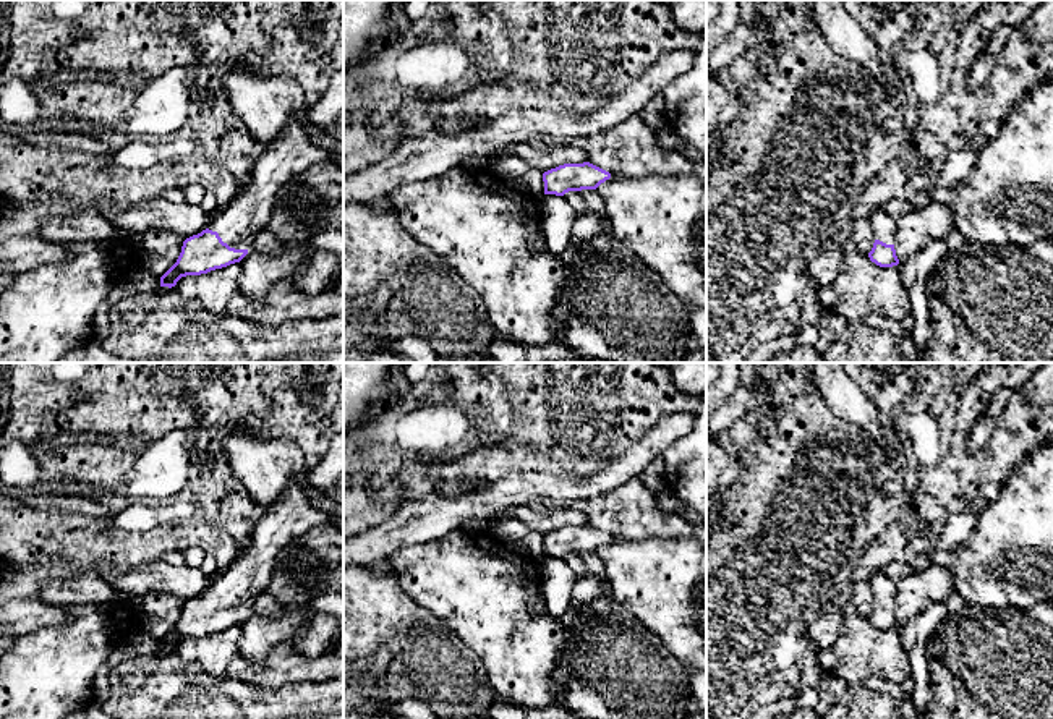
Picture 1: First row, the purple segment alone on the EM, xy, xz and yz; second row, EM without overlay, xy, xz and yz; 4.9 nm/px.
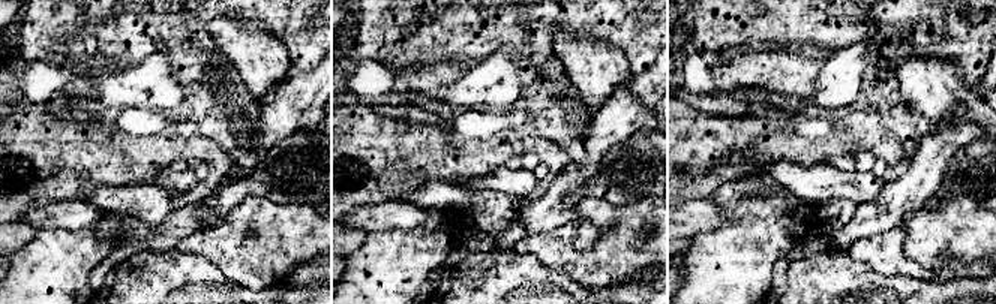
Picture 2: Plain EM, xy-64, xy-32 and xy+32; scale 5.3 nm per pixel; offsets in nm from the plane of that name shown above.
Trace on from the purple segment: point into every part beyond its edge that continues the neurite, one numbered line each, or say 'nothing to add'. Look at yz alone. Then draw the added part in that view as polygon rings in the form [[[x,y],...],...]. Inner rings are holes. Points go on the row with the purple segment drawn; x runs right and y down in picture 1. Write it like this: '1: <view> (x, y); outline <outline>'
1: yz (885, 227); outline [[[885,207],[876,209],[873,215],[870,217],[872,228],[875,233],[875,240],[880,240],[886,245],[894,245],[896,243],[896,235],[897,235],[897,223],[896,217],[889,215]]]

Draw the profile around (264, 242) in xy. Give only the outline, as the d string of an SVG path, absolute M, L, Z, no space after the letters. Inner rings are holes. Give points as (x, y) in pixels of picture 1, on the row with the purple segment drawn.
M262 230L254 236L249 251L272 256L280 254L284 248L284 241L280 241L272 232Z

